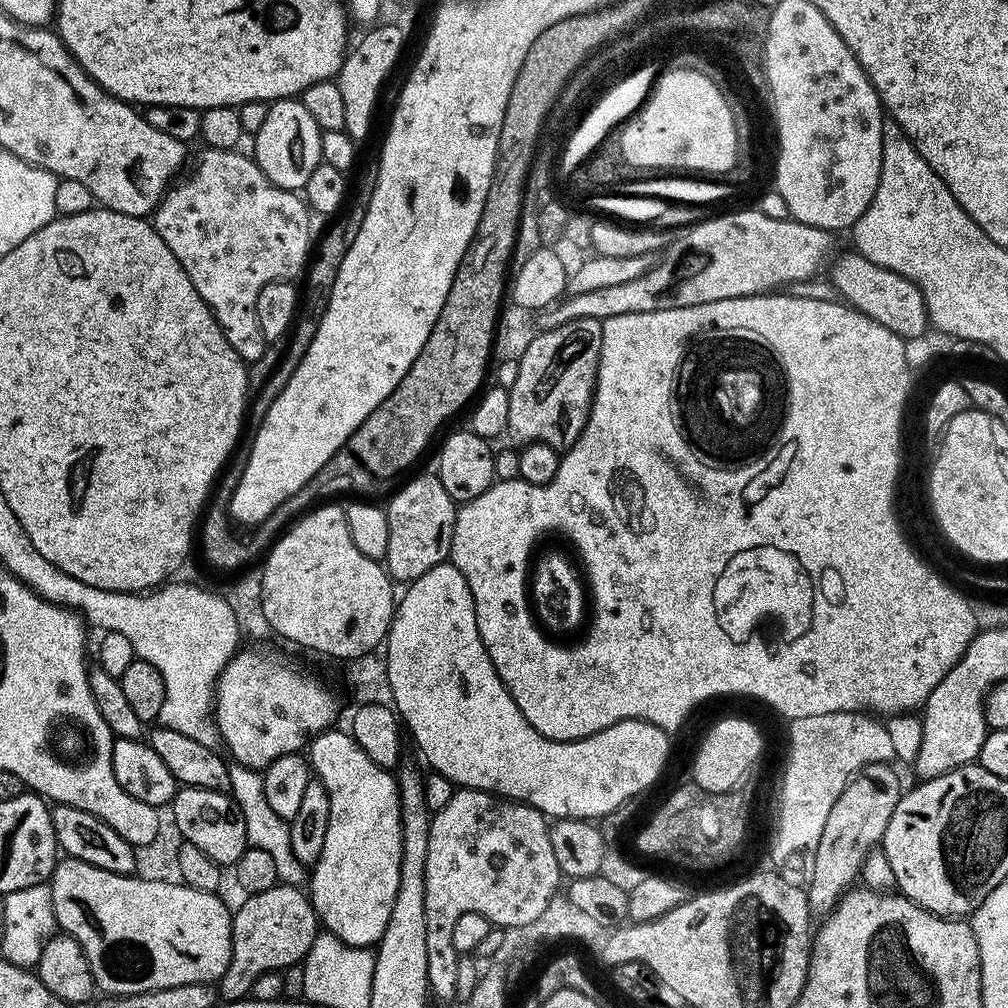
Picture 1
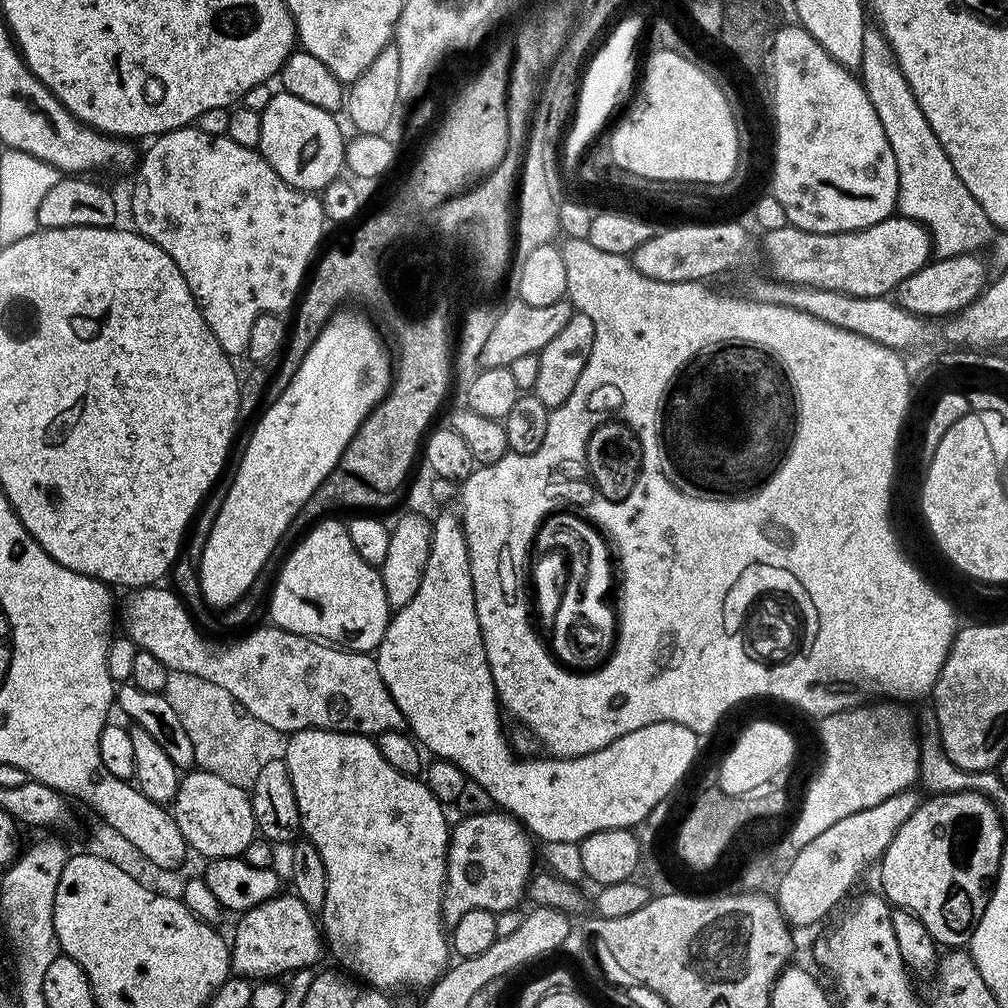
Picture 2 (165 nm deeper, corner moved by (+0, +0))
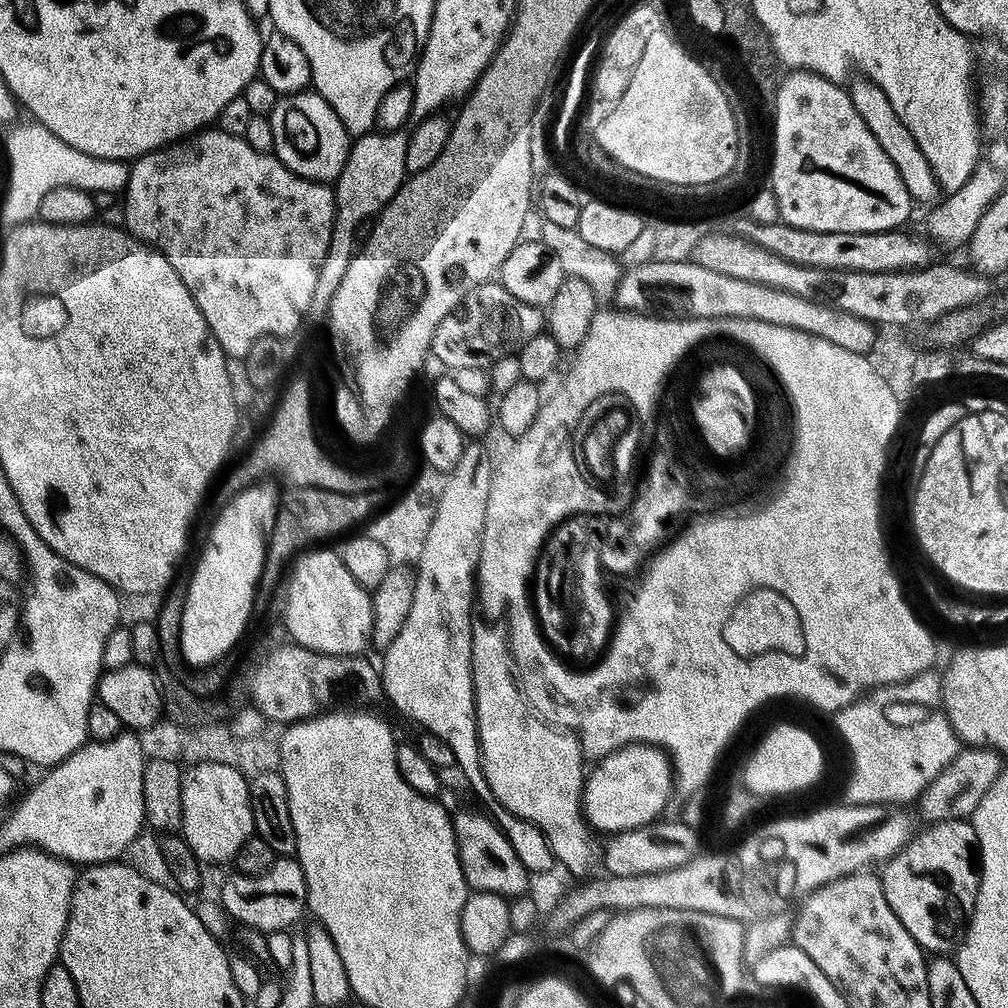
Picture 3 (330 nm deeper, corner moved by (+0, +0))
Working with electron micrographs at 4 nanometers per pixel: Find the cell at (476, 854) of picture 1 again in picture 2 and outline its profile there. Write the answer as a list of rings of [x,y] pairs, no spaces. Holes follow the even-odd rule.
[[[498,810],[491,811],[492,812],[482,812],[480,814],[468,816],[464,820],[460,821],[457,825],[455,823],[451,829],[448,843],[447,874],[445,876],[443,904],[440,907],[440,915],[443,918],[445,927],[451,928],[452,926],[457,925],[459,919],[461,919],[469,910],[492,910],[495,913],[499,913],[505,910],[517,909],[522,904],[520,903],[521,900],[523,902],[525,899],[528,882],[530,881],[534,872],[534,867],[532,868],[532,864],[534,860],[536,862],[536,850],[531,833],[524,828],[519,820],[517,820],[515,817],[509,816],[508,813]]]

